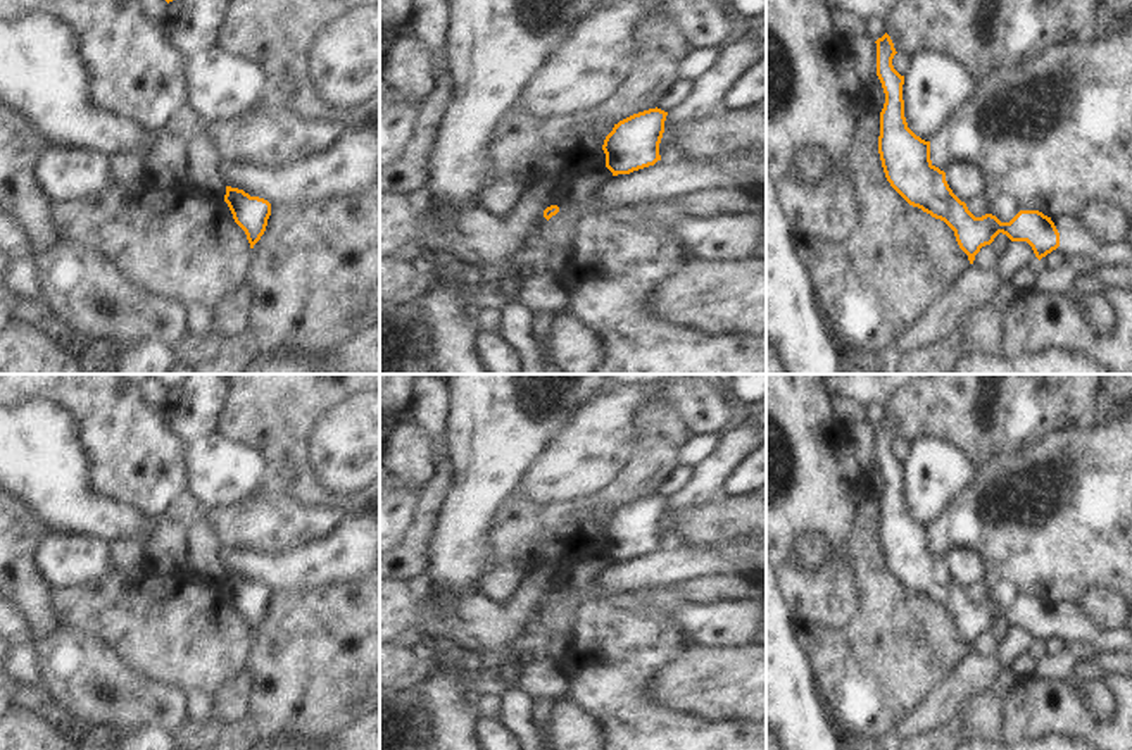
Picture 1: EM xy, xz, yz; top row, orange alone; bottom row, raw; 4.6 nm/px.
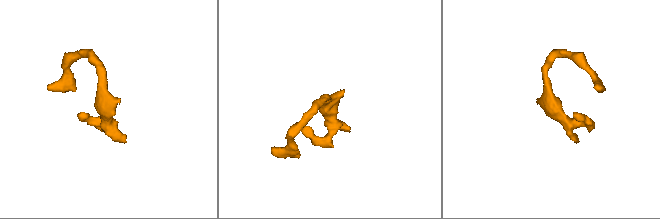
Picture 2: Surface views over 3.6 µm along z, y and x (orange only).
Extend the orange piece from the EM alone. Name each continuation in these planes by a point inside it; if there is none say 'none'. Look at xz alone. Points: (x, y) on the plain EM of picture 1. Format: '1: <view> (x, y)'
none

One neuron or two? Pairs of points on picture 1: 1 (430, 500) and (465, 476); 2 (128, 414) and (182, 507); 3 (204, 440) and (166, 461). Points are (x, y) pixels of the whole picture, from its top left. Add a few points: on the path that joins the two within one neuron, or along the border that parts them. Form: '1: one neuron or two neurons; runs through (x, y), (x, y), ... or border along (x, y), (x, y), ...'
1: two neurons; border along (451, 473), (451, 487), (435, 523)
2: two neurons; border along (187, 488), (161, 514)
3: two neurons; border along (163, 416), (185, 445), (188, 488)

